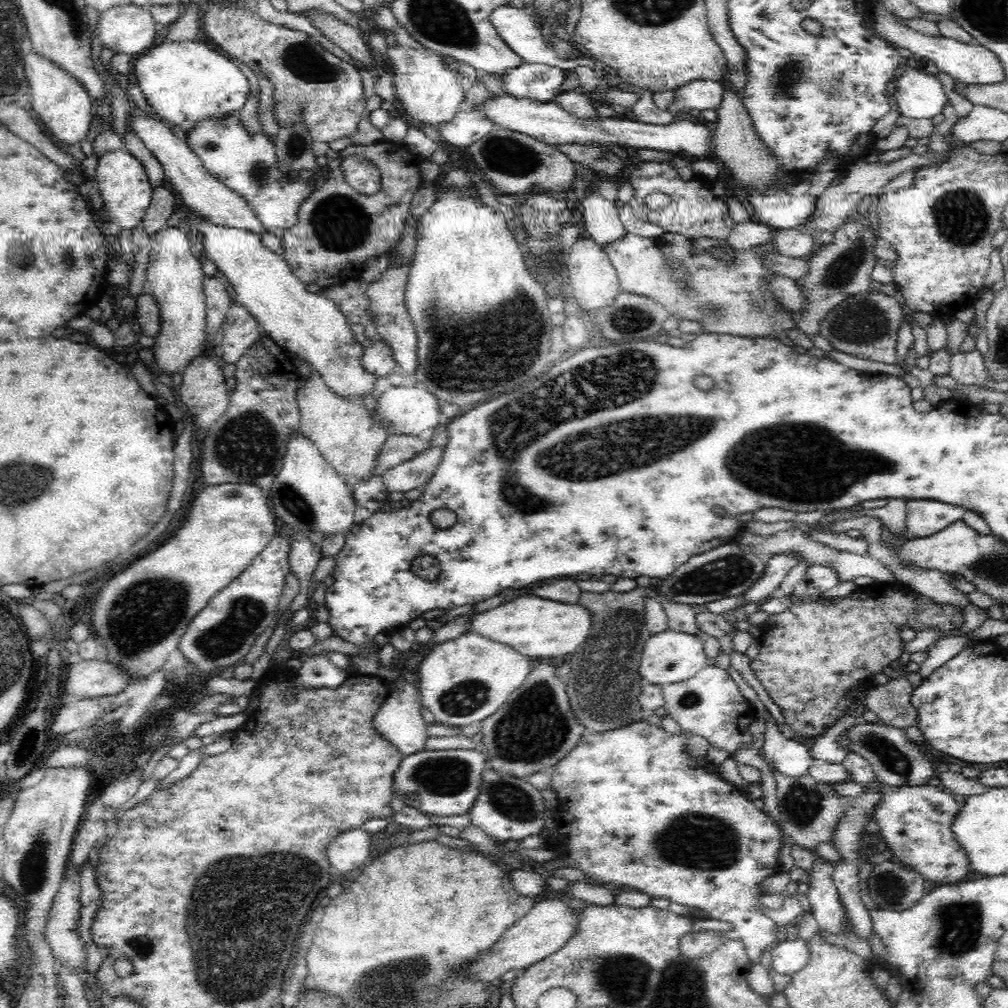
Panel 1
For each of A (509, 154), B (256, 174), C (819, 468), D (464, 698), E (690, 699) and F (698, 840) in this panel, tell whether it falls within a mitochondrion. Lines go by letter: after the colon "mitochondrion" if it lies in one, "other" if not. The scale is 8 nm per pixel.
A: mitochondrion
B: mitochondrion
C: mitochondrion
D: mitochondrion
E: mitochondrion
F: mitochondrion

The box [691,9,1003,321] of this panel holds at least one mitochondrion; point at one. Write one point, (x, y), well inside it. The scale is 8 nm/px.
(962, 217)

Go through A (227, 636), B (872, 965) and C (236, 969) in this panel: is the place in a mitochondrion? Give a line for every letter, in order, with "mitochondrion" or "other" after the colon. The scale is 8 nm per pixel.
A: mitochondrion
B: other
C: mitochondrion

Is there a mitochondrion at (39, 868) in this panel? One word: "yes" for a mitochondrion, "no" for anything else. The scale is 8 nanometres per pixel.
yes

